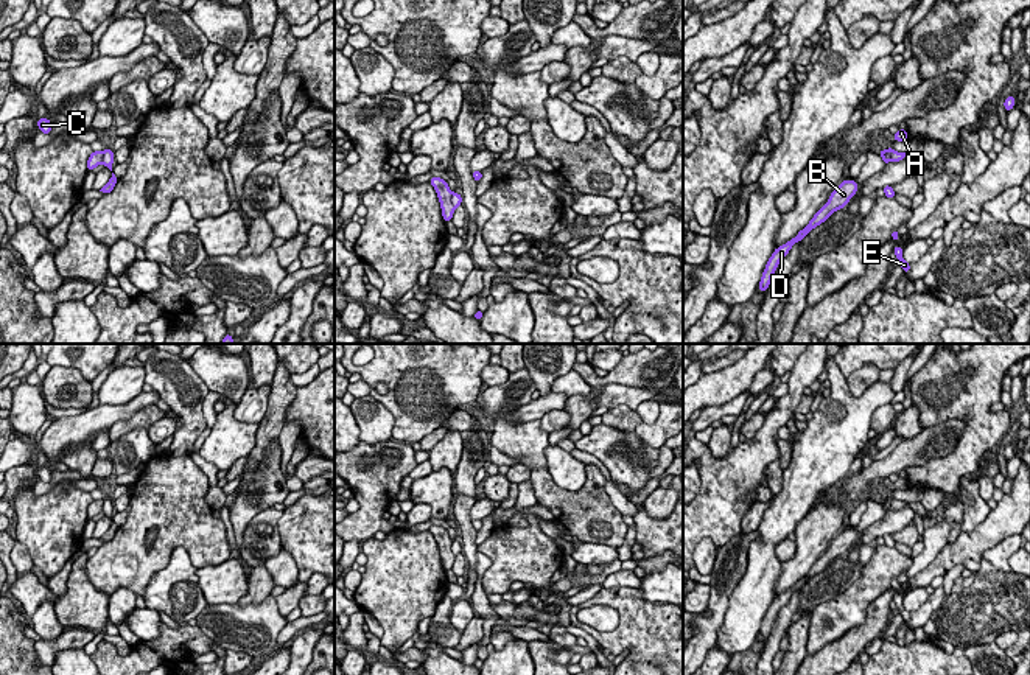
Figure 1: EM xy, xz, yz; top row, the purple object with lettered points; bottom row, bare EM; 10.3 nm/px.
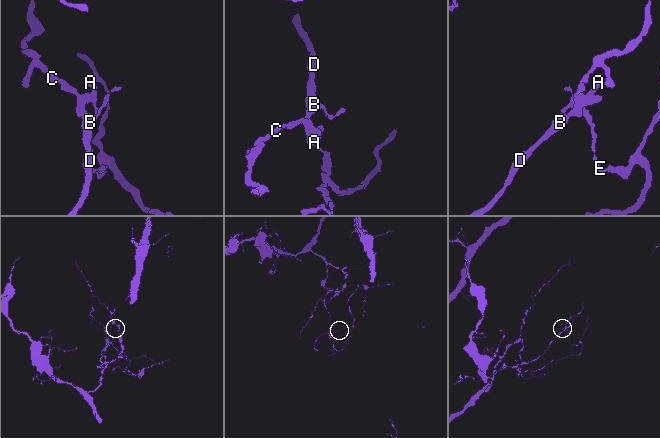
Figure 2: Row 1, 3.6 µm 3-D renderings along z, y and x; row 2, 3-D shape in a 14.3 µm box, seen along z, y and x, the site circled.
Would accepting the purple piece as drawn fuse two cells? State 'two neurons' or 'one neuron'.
two neurons

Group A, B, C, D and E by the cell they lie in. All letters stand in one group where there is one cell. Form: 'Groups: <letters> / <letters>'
Groups: A E / B C D

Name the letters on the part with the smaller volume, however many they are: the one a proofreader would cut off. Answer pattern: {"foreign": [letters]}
{"foreign": ["A", "E"]}

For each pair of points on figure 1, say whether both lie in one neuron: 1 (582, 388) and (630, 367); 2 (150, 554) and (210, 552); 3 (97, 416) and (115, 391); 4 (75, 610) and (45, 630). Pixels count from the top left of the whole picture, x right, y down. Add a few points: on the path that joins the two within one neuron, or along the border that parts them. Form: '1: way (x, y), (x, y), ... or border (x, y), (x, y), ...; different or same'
1: border (573, 369), (592, 388); different
2: way (165, 538), (195, 538); same
3: border (140, 392), (125, 403), (100, 405); different
4: border (53, 604), (56, 619), (64, 627); different

